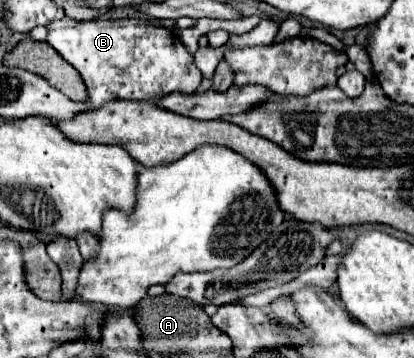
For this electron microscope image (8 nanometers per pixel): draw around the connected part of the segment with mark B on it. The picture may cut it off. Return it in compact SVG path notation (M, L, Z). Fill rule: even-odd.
M136 18L126 20L88 20L78 22L72 28L60 28L50 30L46 42L68 62L72 64L80 76L84 78L84 84L88 88L88 100L94 108L100 108L104 102L128 98L128 100L148 100L148 102L160 102L164 94L180 92L180 94L192 94L196 92L202 74L194 64L194 58L186 52L180 38L162 26L144 24Z

